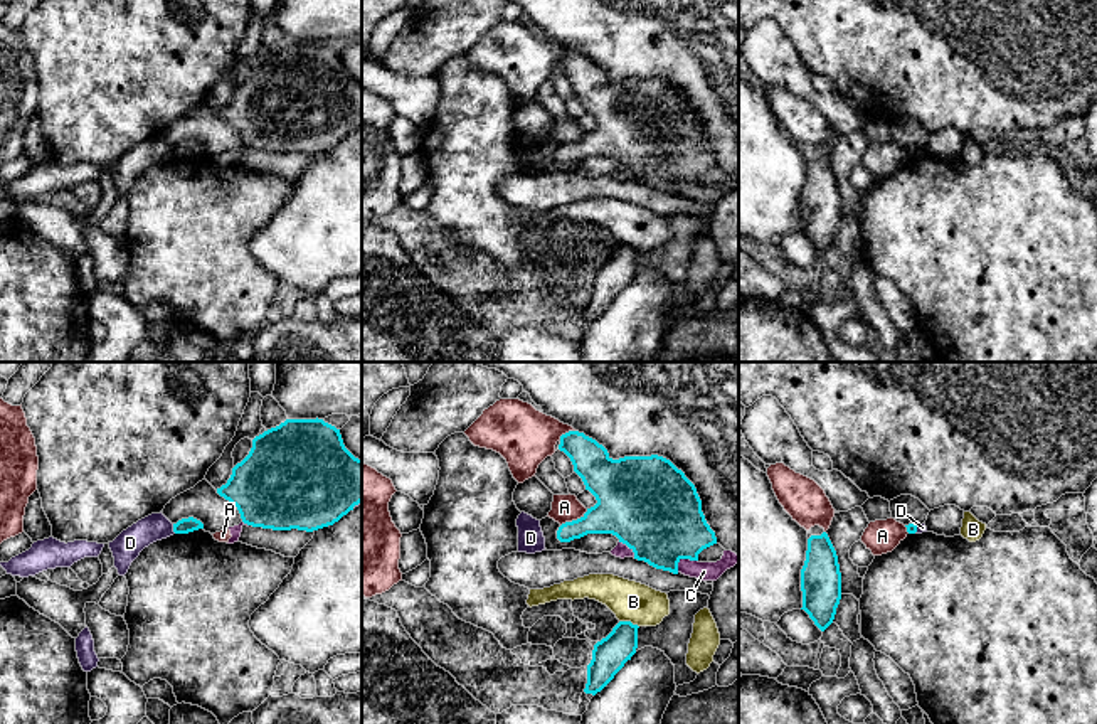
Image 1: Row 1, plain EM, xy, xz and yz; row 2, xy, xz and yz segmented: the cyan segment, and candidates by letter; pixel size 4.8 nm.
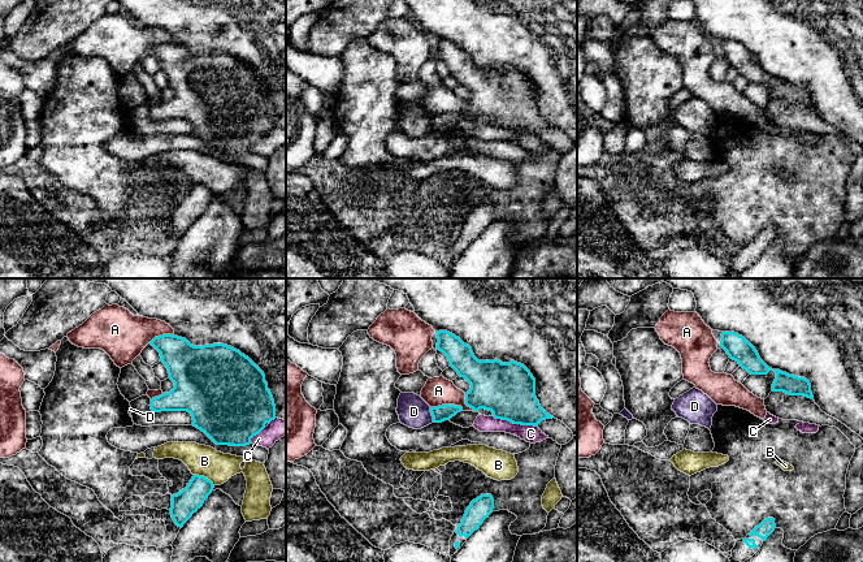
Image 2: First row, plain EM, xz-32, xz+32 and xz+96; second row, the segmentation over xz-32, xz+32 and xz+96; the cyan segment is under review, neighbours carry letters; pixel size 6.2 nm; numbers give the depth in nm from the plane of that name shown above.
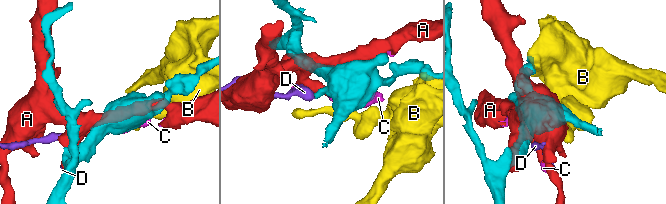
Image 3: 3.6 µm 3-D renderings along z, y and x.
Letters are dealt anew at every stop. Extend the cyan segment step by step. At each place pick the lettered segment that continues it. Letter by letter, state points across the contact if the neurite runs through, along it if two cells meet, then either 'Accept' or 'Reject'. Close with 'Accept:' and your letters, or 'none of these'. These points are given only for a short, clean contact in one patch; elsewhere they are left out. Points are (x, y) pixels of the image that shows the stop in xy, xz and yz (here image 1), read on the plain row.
A: Reject
B: Reject
C: Reject
D: Boundary: xy (172, 147), (175, 155). Reject
Accept: none of these

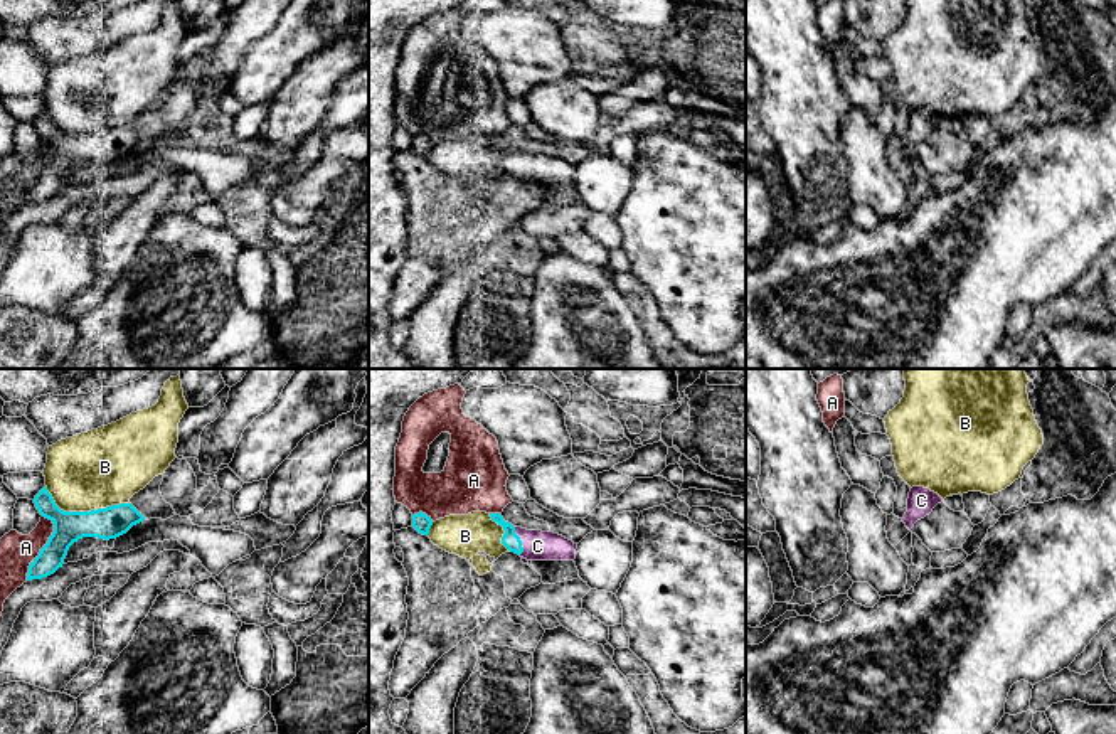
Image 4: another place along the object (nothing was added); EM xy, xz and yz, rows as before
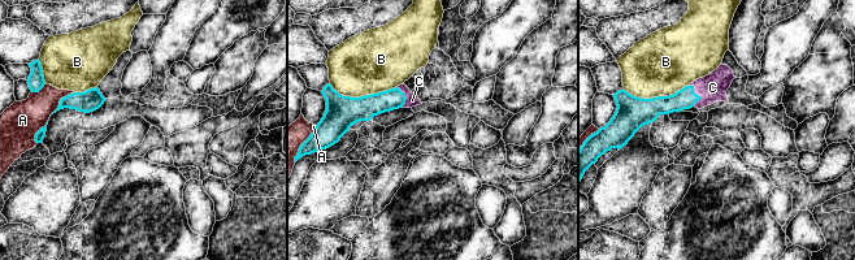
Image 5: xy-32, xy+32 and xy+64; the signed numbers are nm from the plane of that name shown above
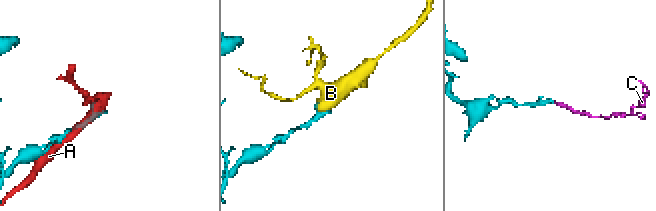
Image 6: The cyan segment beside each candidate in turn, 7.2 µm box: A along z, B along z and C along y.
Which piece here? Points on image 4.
A: Reject
B: Reject
C: Path across: xz (510, 162), (520, 164), (537, 169). Accept
Accept: C

